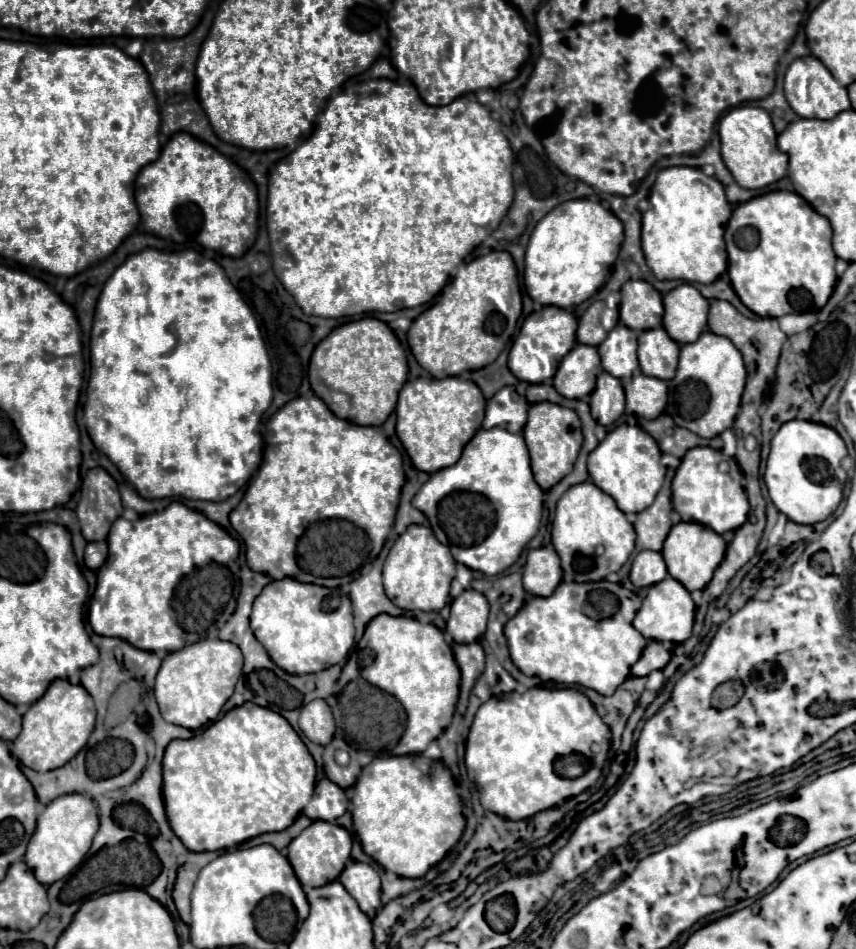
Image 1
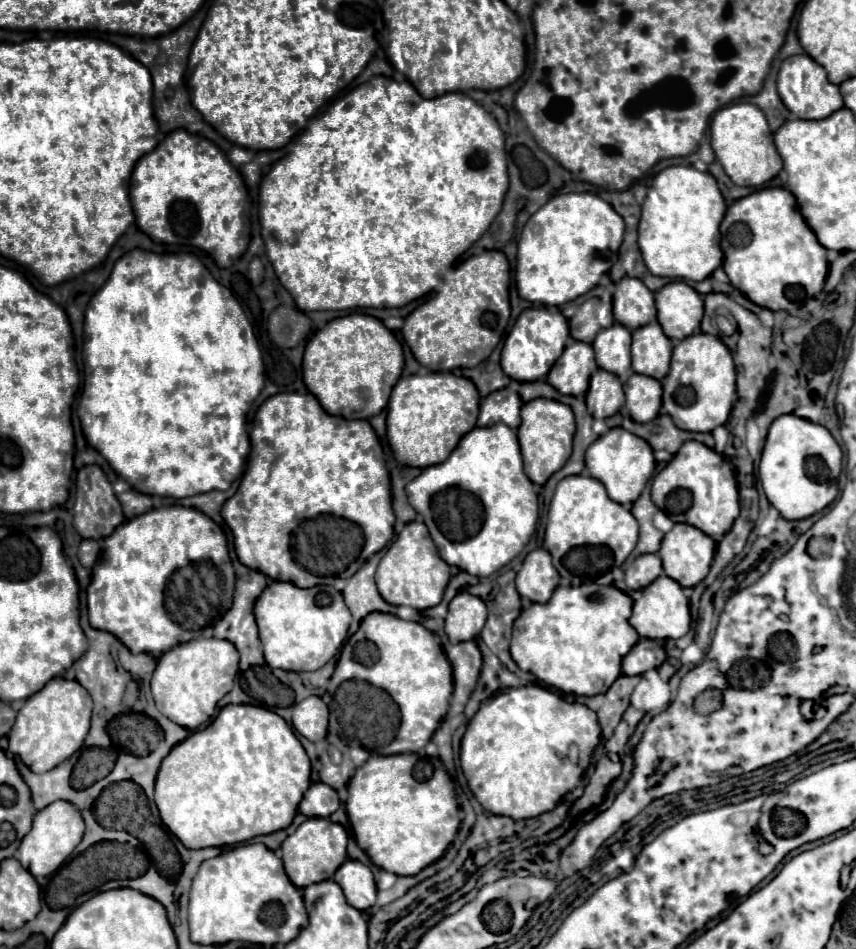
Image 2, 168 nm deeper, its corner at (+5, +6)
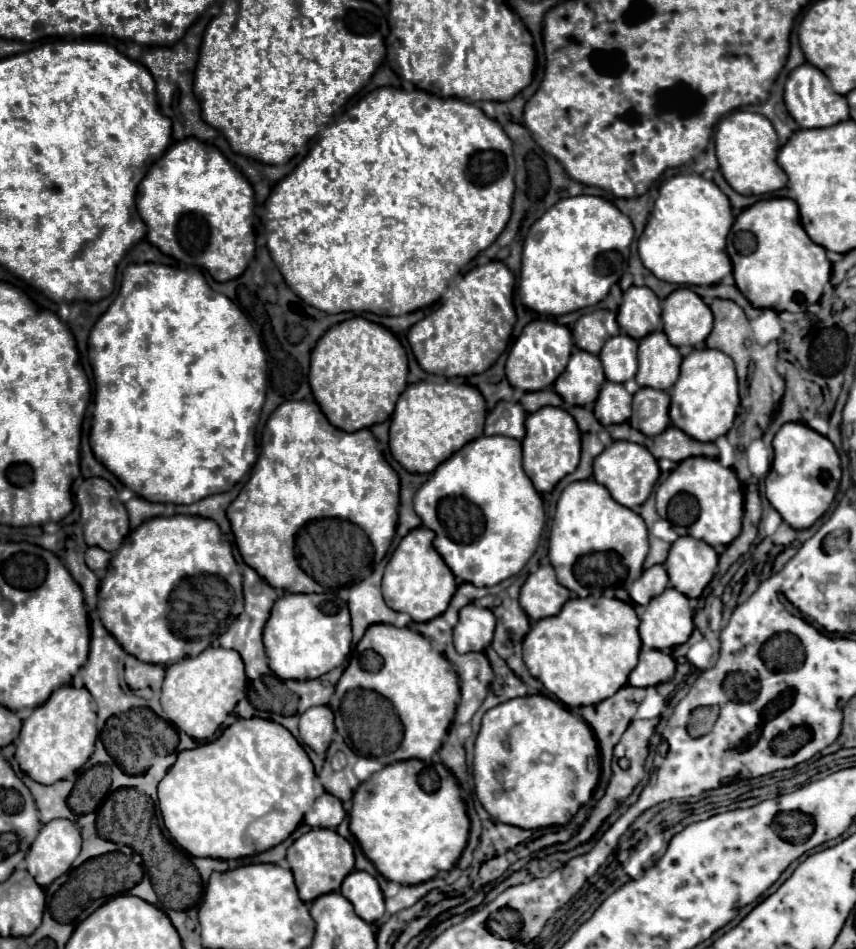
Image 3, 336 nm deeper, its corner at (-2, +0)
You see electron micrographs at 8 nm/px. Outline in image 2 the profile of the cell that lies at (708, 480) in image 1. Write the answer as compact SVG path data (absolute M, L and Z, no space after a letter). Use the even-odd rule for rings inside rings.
M685 442L673 460L653 478L651 482L651 500L653 504L663 510L673 522L691 524L705 532L707 536L723 536L731 530L731 524L739 516L739 488L736 476L731 470L731 464L725 456L717 454L715 450L707 448L701 442Z

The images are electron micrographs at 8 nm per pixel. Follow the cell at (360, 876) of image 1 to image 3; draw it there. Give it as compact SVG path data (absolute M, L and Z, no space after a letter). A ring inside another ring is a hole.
M362 870L350 872L344 882L340 892L352 902L354 912L366 920L366 922L376 922L384 916L384 896L382 890L376 882L374 876Z

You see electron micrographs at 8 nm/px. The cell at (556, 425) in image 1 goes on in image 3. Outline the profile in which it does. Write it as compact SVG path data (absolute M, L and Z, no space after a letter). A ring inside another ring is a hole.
M544 406L526 418L524 448L524 470L534 482L538 492L550 492L566 474L574 472L580 462L580 430L576 420L562 408Z

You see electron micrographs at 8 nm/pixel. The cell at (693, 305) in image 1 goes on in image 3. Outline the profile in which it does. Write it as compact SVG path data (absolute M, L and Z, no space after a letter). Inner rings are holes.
M688 288L674 290L662 302L664 332L674 346L702 346L712 330L712 312Z

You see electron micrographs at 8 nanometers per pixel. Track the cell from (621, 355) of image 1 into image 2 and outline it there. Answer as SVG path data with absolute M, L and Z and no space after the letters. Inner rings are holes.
M621 324L601 330L591 346L595 350L599 368L617 376L623 376L631 370L631 332Z

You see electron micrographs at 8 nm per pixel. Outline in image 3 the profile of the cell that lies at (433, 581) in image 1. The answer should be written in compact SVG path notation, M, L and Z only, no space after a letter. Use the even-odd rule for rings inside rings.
M424 526L414 528L406 538L402 538L398 548L394 550L382 578L382 594L386 604L396 612L410 614L414 622L428 622L440 616L448 608L448 602L456 590L454 574L434 550L432 538L432 530Z

